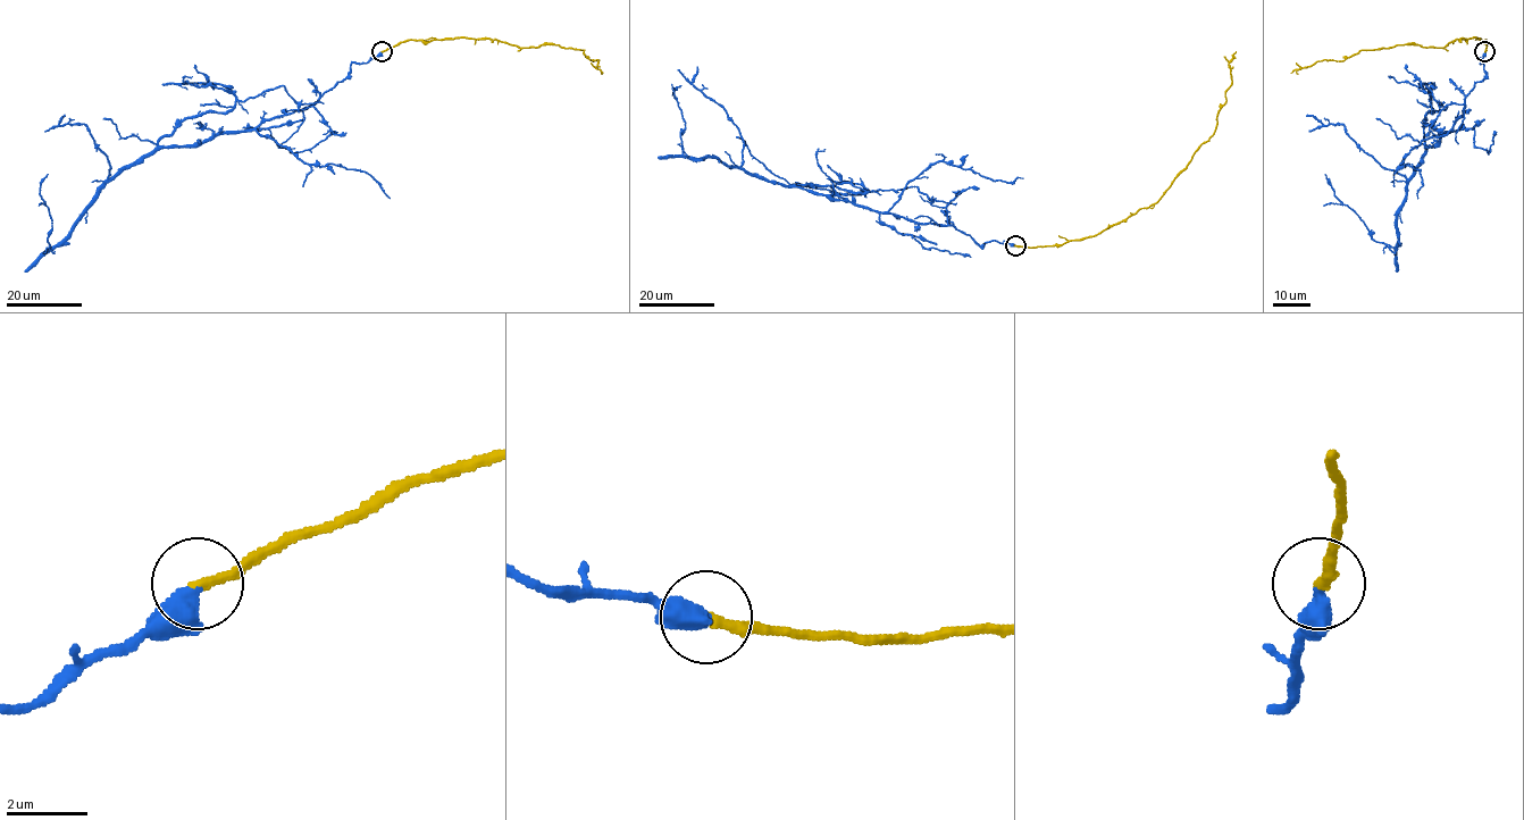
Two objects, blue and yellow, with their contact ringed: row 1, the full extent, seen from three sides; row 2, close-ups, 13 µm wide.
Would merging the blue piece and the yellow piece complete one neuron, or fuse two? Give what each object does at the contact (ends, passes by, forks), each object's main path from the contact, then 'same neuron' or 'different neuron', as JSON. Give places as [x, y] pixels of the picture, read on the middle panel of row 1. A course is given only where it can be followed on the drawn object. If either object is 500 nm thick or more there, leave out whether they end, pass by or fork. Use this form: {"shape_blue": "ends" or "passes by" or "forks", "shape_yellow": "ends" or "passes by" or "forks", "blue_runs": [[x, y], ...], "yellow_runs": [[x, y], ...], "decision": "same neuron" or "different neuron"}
{"blue_runs": [[1014, 245], [980, 245], [952, 225], [857, 207], [714, 158], [688, 158], [673, 94], [680, 85]], "yellow_runs": [[1014, 245], [1060, 245], [1094, 236], [1154, 203], [1214, 132], [1224, 91], [1231, 84], [1229, 63], [1236, 51]], "decision": "same neuron"}

